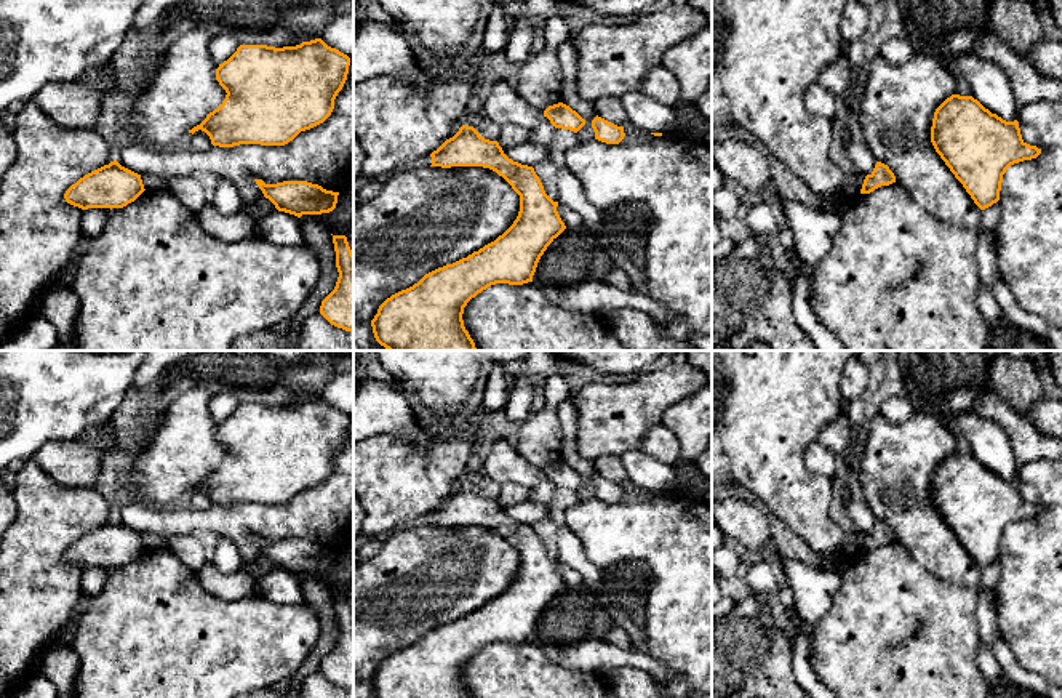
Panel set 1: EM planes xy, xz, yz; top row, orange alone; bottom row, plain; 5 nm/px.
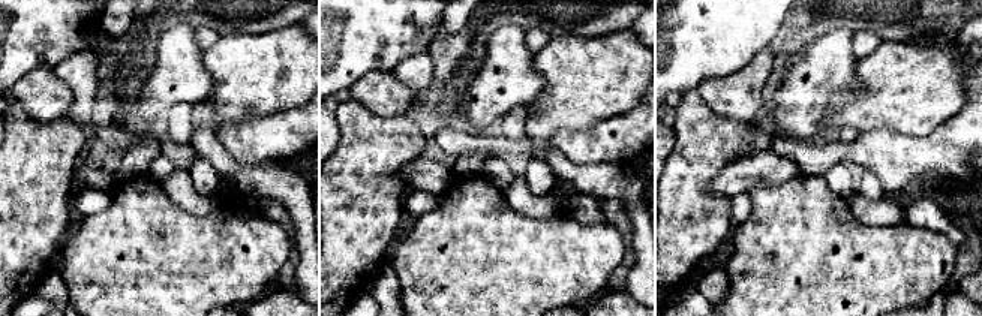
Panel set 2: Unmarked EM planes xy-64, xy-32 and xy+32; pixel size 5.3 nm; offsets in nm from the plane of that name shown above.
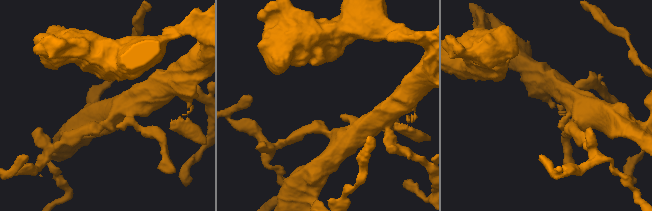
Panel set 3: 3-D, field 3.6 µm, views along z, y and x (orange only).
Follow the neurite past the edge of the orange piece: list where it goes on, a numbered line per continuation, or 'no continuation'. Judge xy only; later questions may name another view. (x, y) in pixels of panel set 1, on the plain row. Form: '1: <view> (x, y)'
no continuation

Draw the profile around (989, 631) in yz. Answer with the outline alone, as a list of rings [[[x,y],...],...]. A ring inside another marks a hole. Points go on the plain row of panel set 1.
[[[979,588],[976,615],[979,623],[979,640],[988,648],[1001,637],[996,623],[995,592]]]

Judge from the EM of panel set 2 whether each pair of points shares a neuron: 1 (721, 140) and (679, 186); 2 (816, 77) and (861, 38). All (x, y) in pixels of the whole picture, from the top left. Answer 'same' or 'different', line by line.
1: same
2: different

